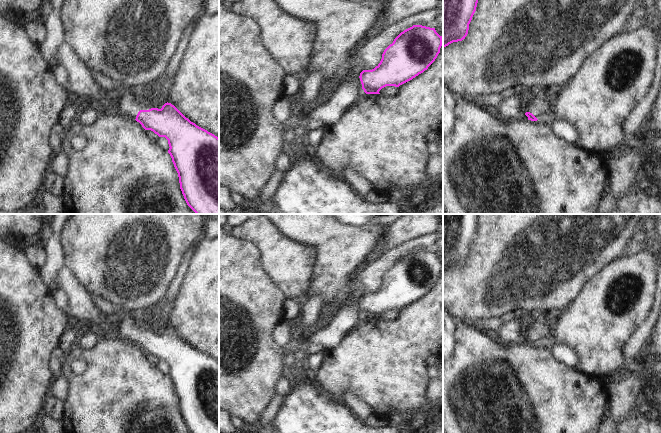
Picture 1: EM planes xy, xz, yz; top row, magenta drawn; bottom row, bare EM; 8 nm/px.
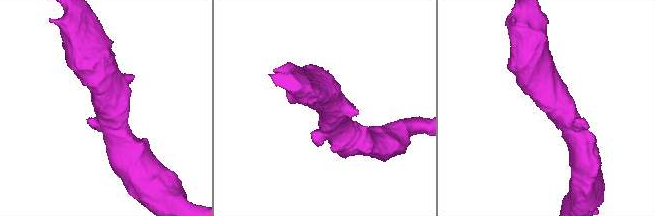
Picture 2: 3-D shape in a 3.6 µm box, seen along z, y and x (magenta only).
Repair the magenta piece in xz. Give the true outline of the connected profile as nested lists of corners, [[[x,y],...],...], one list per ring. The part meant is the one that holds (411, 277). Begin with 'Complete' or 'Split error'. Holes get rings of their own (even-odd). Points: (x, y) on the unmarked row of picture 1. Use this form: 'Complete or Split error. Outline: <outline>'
Split error. Outline: [[[413,249],[401,256],[384,274],[380,287],[374,293],[363,294],[358,302],[340,308],[320,331],[307,330],[305,341],[330,343],[331,348],[337,346],[347,333],[354,330],[366,318],[380,318],[379,315],[386,310],[399,311],[423,297],[435,285],[441,270],[442,260],[435,252]]]

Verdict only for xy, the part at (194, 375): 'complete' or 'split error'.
split error

